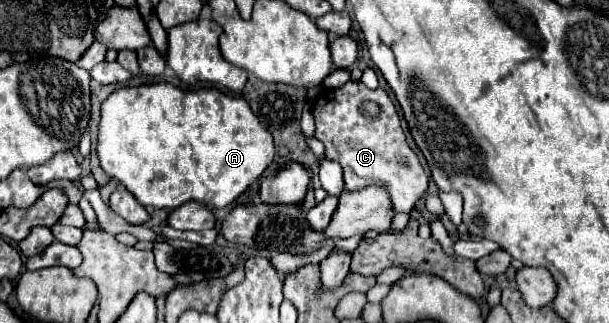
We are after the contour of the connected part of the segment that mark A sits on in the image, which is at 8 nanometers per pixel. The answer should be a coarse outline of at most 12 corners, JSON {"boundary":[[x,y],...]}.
{"boundary":[[171,83],[101,105],[99,161],[143,207],[233,203],[271,165],[243,97]]}

